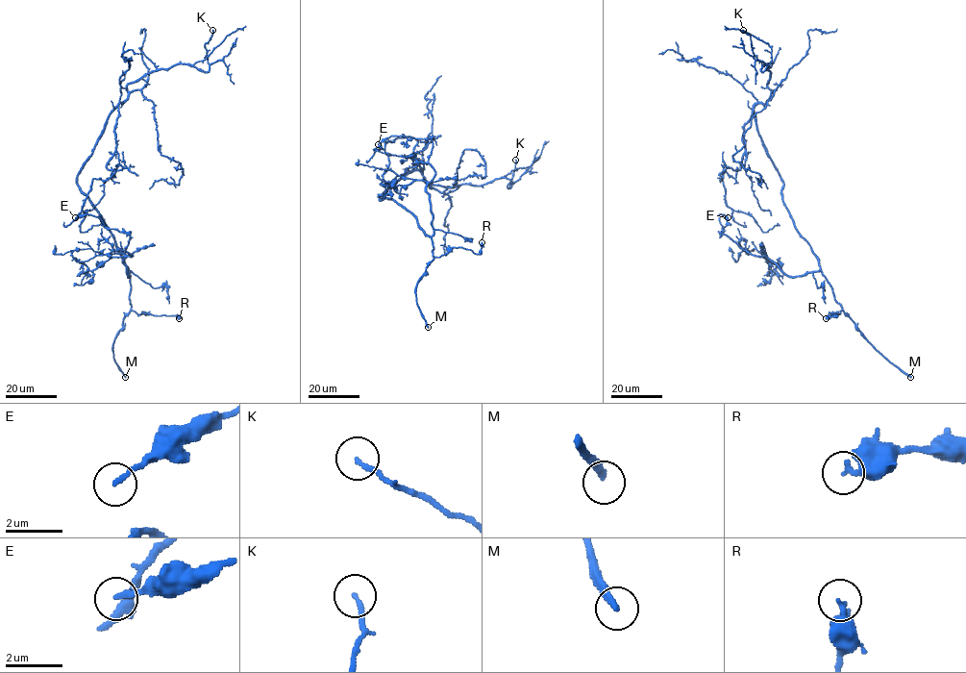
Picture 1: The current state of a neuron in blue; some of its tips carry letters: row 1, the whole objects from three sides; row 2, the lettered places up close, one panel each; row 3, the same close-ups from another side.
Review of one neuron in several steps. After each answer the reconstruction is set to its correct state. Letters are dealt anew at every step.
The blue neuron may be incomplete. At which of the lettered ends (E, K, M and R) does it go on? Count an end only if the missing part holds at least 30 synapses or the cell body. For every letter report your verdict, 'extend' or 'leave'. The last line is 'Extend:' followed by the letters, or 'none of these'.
E: leave
K: leave
M: extend
R: leave
Extend: M

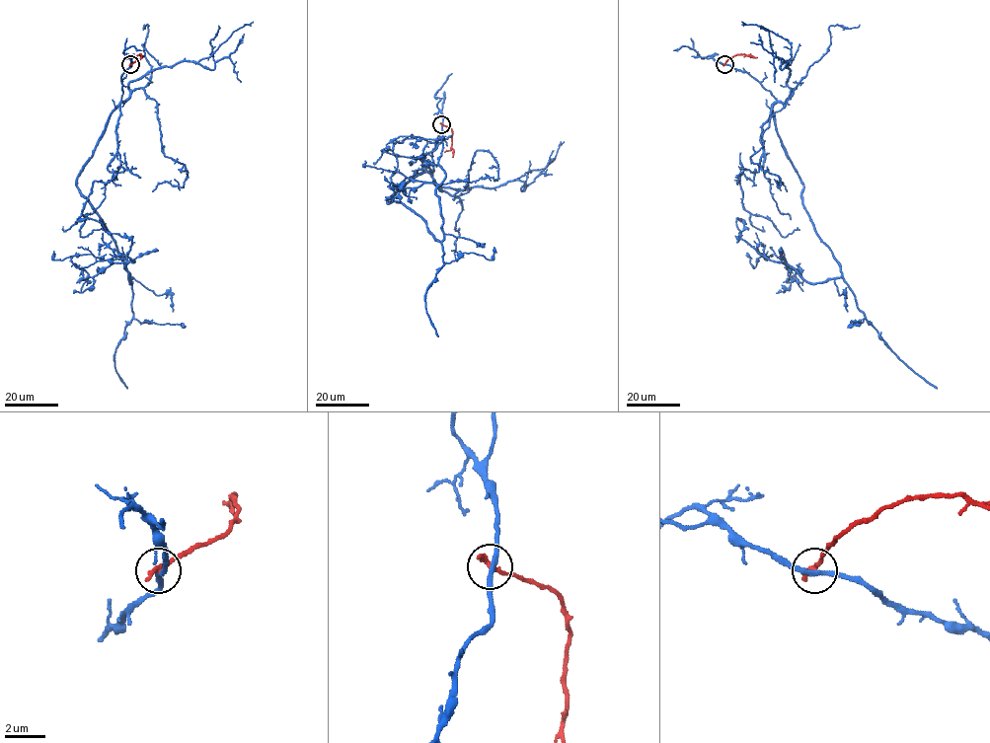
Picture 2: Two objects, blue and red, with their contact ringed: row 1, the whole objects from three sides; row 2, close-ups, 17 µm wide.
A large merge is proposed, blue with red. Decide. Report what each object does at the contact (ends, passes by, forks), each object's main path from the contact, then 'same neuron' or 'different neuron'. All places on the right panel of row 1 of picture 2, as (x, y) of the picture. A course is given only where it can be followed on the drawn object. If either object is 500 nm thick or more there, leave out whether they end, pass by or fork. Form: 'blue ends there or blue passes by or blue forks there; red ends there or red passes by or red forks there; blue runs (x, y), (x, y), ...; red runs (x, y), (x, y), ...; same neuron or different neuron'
blue passes by; red ends there; blue runs (724, 64), (776, 99), (777, 133), (801, 202), (841, 275), (808, 283), (742, 240), (736, 218), (745, 222); red runs (724, 64), (734, 55), (757, 57); different neuron

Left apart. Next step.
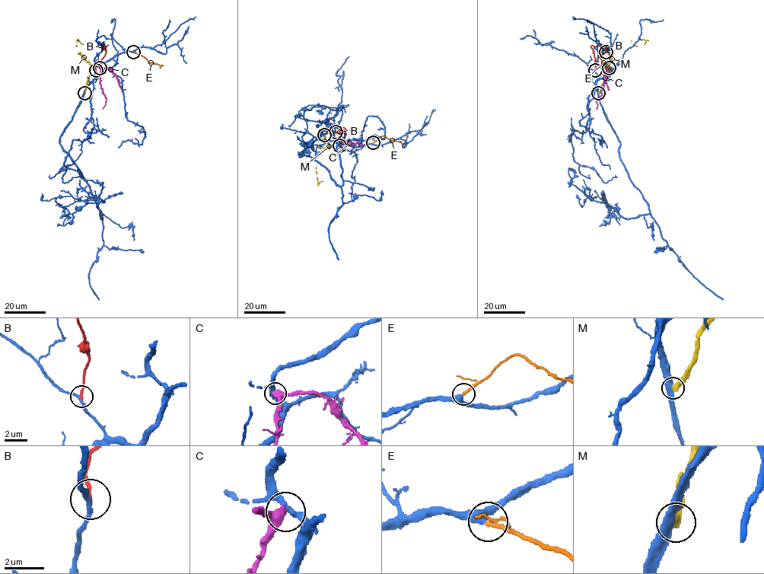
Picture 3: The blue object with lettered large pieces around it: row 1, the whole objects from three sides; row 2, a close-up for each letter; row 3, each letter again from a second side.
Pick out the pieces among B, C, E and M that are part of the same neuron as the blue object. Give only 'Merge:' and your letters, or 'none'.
Merge: E

